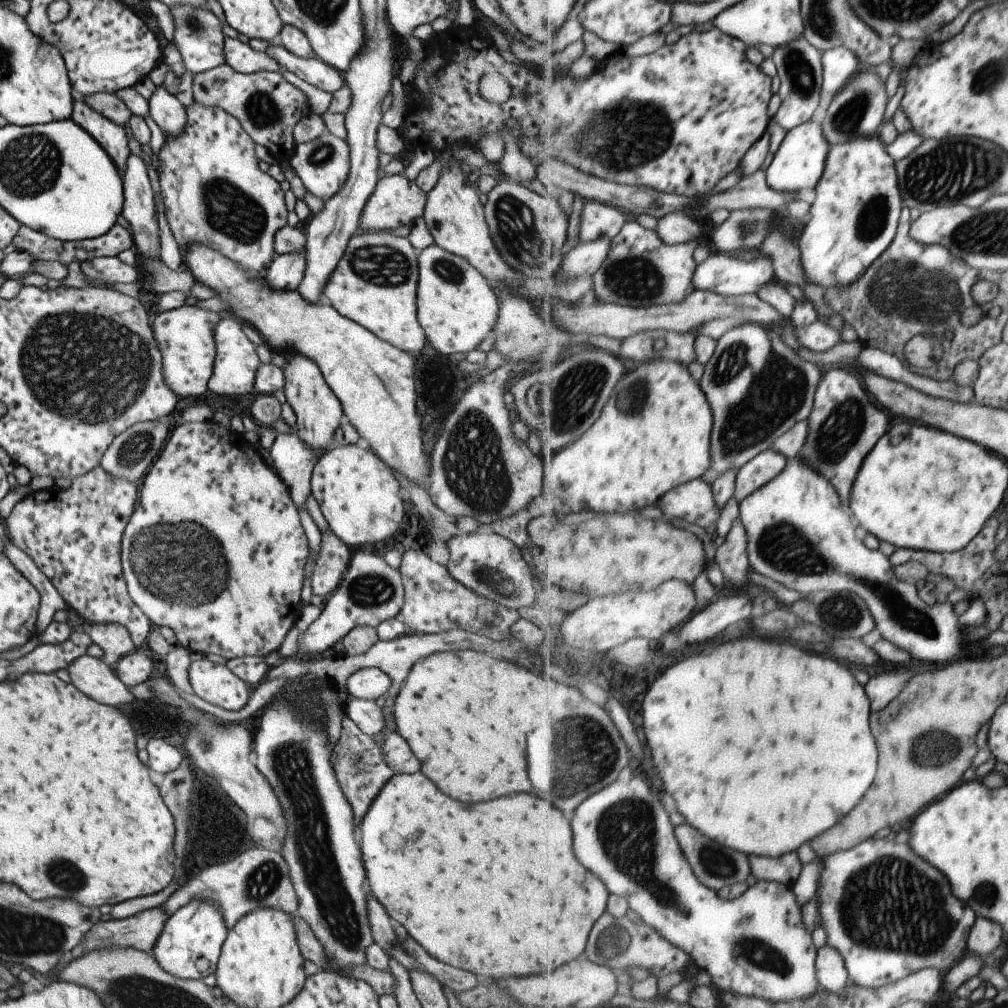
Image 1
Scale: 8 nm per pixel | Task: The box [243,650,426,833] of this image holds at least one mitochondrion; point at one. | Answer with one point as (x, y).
(359, 765)

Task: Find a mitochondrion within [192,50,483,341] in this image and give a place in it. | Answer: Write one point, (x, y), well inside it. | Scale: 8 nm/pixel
(233, 213)

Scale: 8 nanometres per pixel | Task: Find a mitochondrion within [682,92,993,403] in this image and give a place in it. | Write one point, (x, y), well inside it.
(899, 292)

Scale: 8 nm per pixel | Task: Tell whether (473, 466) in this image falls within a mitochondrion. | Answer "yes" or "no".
yes

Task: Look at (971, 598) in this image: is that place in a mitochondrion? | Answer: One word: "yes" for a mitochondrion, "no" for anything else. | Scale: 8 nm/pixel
no

